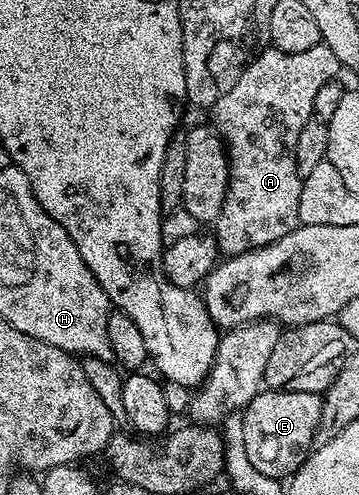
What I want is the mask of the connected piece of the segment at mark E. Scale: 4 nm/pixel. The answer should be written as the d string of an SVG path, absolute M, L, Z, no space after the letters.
M261 389L242 410L243 439L247 457L255 470L262 472L263 476L291 479L316 442L316 429L322 416L323 403L323 397L314 392Z

